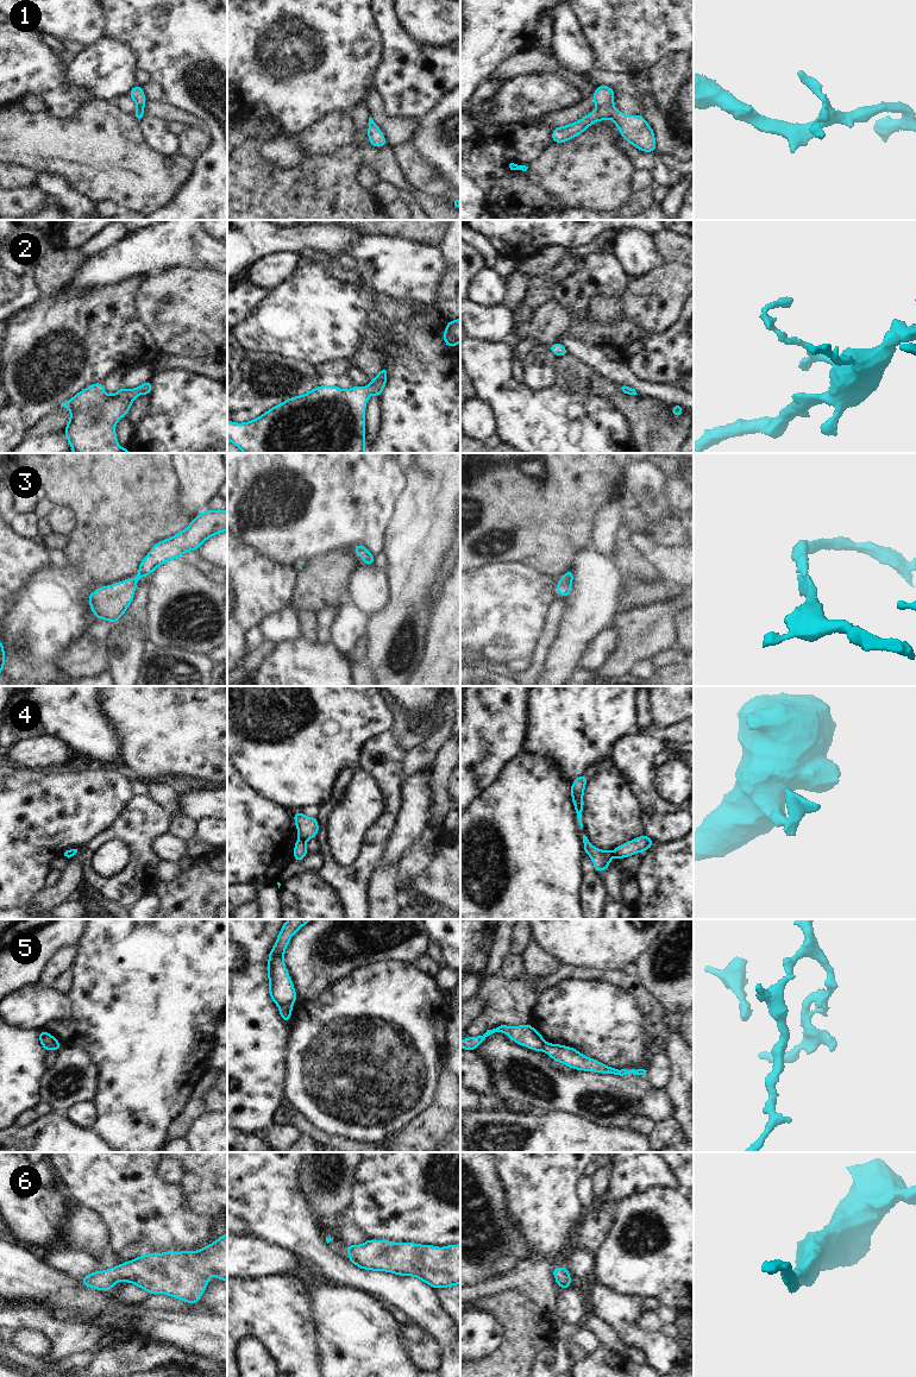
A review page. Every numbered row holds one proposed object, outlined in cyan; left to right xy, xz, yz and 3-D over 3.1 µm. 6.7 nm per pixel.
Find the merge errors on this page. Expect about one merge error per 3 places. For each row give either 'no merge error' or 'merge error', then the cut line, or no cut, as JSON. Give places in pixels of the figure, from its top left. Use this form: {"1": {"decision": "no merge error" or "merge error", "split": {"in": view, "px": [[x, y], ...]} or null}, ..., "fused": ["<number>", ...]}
{"1": {"decision": "no merge error", "split": null}, "2": {"decision": "no merge error", "split": null}, "3": {"decision": "no merge error", "split": null}, "4": {"decision": "merge error", "split": {"in": "xz", "px": [[299, 837], [303, 841]]}}, "5": {"decision": "merge error", "split": {"in": "xz", "px": [[293, 1001], [278, 1006]]}}, "6": {"decision": "no merge error", "split": null}, "fused": ["4", "5"]}

